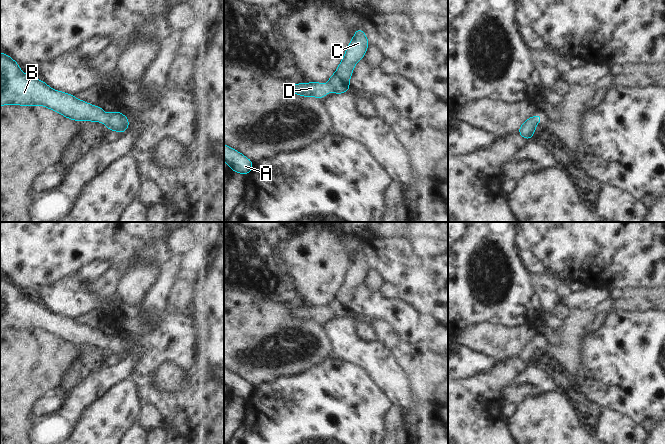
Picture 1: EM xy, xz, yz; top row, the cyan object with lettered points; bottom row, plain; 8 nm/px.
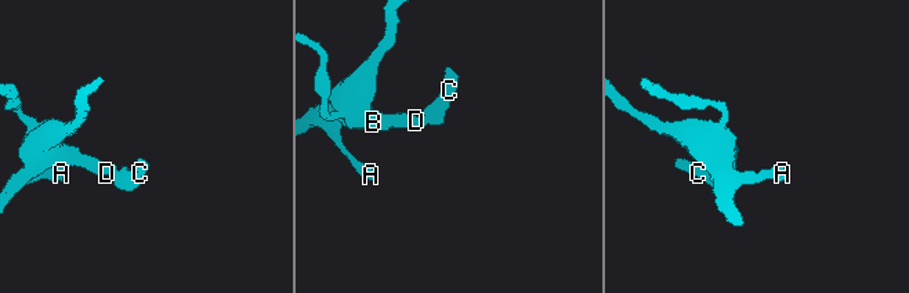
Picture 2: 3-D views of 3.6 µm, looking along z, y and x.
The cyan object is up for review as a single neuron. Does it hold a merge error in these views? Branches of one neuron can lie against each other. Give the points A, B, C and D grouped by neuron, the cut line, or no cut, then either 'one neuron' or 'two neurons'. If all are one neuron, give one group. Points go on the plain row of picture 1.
A B C D | no cut | one neuron

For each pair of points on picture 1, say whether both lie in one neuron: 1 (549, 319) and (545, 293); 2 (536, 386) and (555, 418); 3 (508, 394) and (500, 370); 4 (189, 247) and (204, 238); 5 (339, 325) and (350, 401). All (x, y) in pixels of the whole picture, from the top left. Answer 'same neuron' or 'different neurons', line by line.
1: same neuron
2: different neurons
3: different neurons
4: different neurons
5: different neurons

